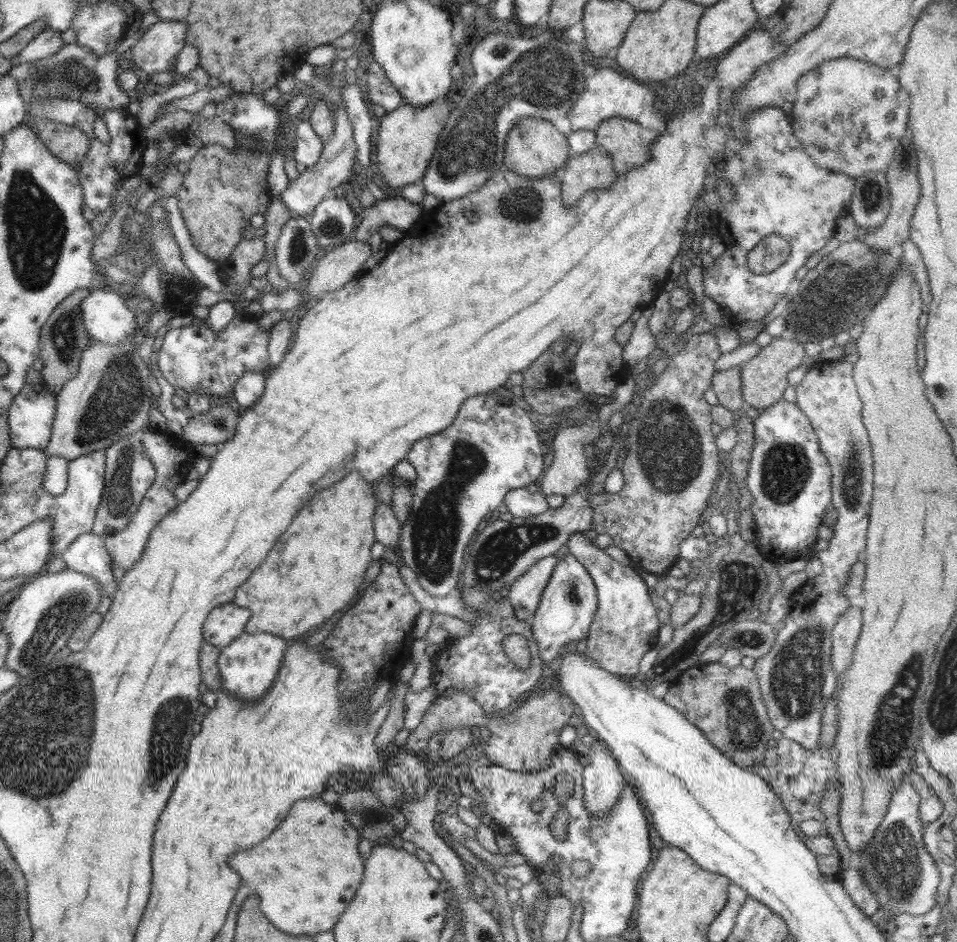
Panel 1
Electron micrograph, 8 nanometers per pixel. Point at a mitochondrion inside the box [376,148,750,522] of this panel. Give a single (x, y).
(666, 446)

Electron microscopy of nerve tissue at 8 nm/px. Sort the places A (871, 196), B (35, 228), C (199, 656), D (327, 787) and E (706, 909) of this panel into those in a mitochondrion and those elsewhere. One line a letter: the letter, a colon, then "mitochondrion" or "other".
A: mitochondrion
B: mitochondrion
C: other
D: other
E: other

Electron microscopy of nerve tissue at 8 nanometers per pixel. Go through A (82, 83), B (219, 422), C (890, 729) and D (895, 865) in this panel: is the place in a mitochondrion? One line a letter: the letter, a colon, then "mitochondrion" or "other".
A: mitochondrion
B: mitochondrion
C: mitochondrion
D: mitochondrion

